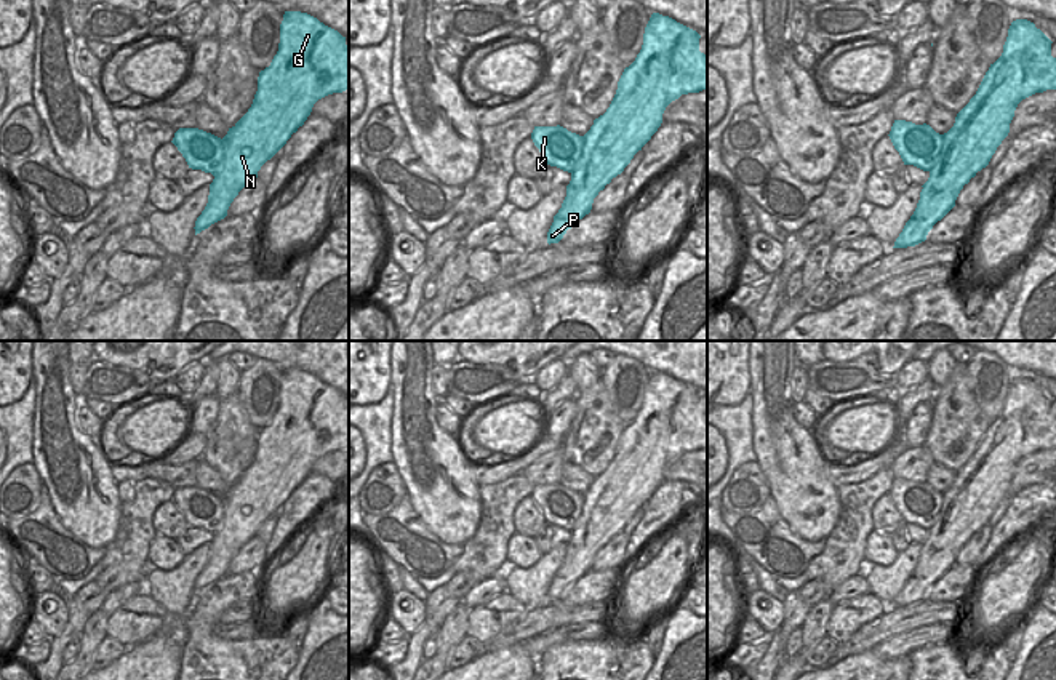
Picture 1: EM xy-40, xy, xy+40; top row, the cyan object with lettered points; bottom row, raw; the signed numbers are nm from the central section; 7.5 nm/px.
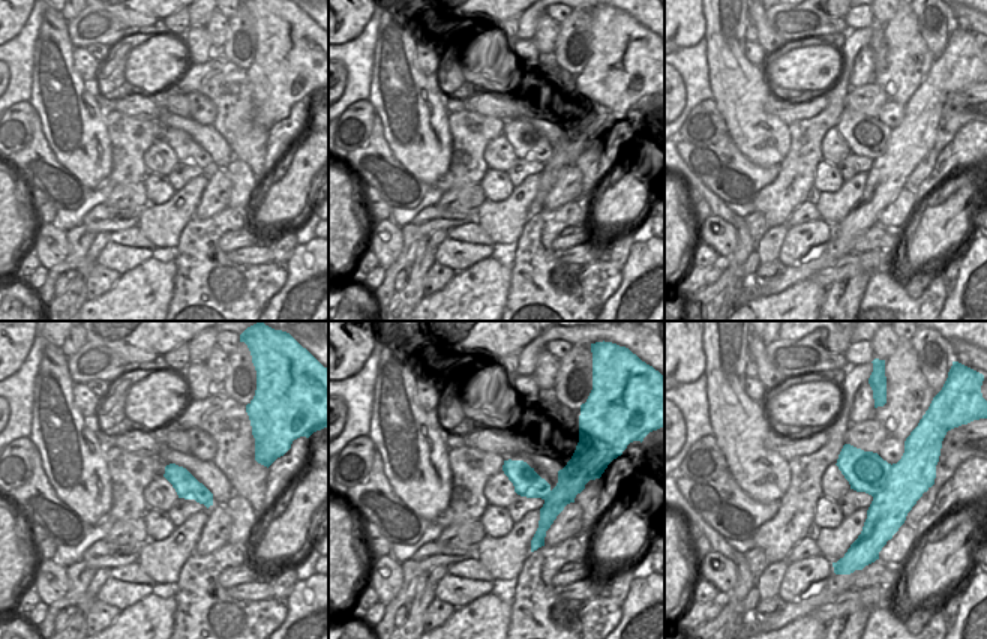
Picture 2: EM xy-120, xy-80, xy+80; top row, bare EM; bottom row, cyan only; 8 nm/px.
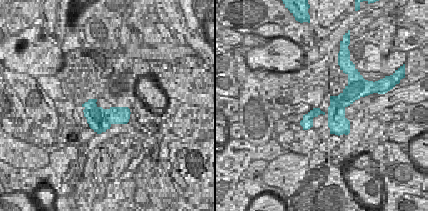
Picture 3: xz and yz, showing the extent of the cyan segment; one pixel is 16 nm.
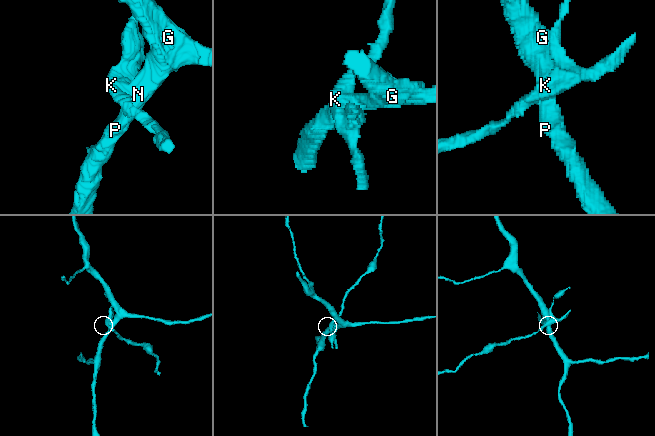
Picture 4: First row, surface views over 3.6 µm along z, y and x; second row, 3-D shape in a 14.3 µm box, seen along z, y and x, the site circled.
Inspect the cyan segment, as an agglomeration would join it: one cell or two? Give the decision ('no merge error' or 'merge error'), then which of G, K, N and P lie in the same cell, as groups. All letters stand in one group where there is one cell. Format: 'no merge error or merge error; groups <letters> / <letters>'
merge error; groups G N P / K

